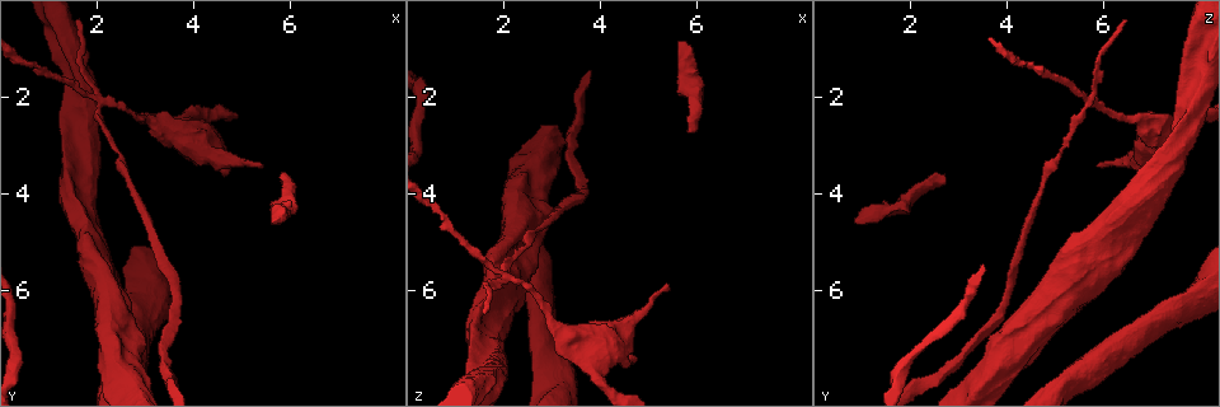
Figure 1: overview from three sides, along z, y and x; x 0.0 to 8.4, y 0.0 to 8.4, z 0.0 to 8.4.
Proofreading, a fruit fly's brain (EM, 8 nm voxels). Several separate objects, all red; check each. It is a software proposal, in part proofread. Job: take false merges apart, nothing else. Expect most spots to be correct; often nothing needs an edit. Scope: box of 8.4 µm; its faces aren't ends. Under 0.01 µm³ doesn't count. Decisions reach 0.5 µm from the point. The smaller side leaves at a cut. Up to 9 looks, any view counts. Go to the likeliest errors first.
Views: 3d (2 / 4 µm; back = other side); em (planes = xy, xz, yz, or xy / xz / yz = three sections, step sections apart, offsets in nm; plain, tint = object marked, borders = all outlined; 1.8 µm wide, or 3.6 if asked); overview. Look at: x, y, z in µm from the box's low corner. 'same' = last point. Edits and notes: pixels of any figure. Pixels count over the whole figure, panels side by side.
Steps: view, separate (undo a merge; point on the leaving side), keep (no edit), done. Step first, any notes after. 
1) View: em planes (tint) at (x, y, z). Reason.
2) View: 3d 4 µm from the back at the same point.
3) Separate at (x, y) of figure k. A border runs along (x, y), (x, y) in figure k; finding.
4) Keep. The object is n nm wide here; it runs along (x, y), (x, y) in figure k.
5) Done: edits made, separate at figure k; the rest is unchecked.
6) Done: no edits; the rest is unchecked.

View: em yz step 4 (tint) at (2.15, 2.15, 5.75). Looks like a crossing.

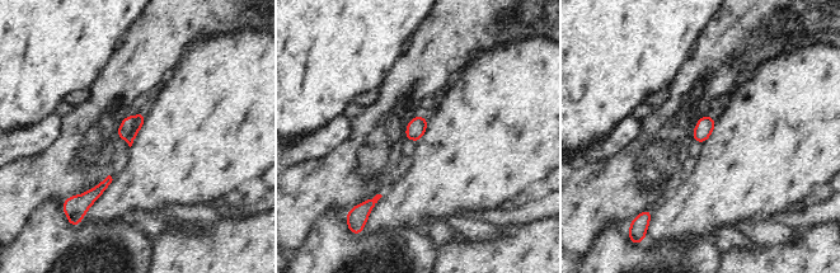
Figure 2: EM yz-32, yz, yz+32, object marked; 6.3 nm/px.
Separate at (127, 127) of figure 2. A border runs along (135, 117), (135, 130), (126, 139) in figure 2; two neurons meet here.

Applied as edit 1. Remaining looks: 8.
View: overview. Redraw.

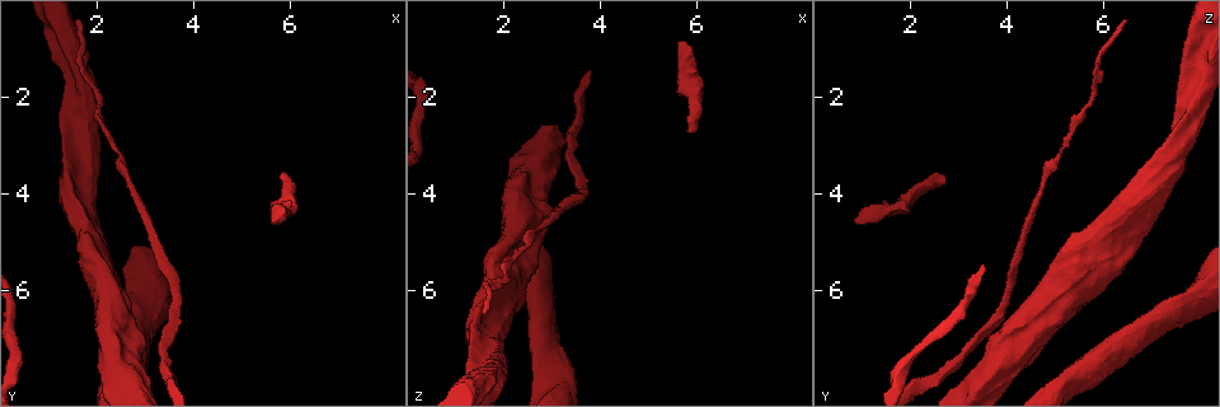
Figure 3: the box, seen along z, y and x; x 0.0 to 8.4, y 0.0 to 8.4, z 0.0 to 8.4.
View: 3d 2 µm at (1.45, 4.30, 6.50). Closes a loop.

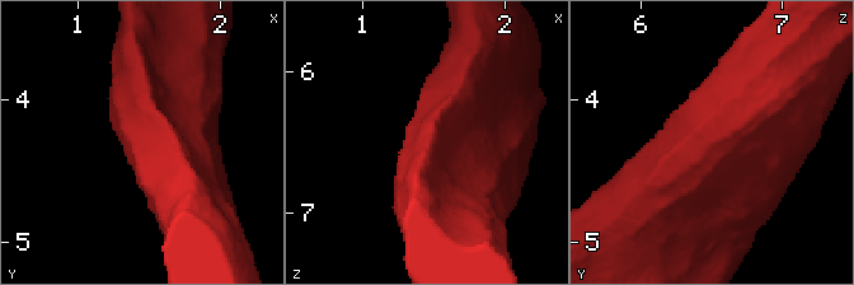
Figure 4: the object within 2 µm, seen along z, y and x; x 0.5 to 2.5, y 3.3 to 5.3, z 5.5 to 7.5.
View: em xz step 8 (tint) at (1.50, 4.28, 6.52). Shape alone is not enough.

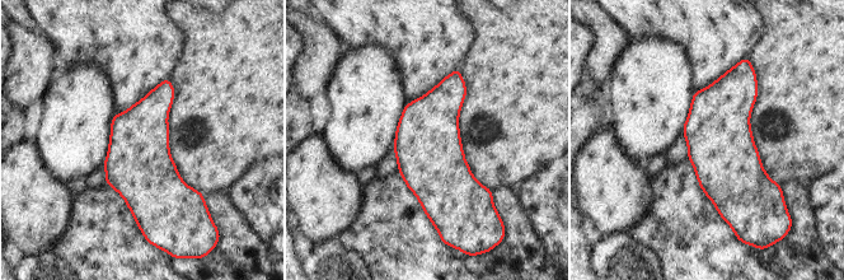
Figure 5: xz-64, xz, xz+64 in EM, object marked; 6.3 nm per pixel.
View: em planes (tint) at the same point. Another direction.

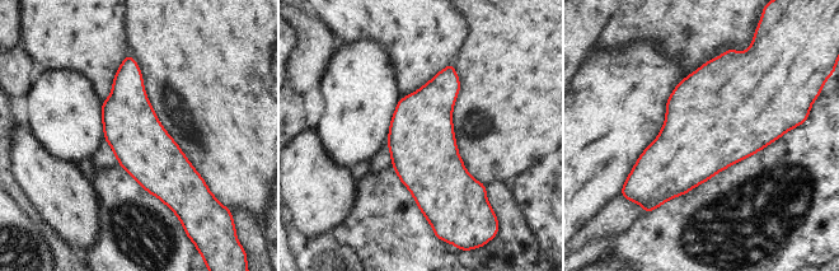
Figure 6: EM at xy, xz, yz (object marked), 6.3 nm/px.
Keep. It runs along (129, 60), (130, 125), (176, 200) in figure 6; continuous, no second neuron.

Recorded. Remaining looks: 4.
View: 3d 4 µm at (1.45, 0.95, 7.90). Thick turns thin.

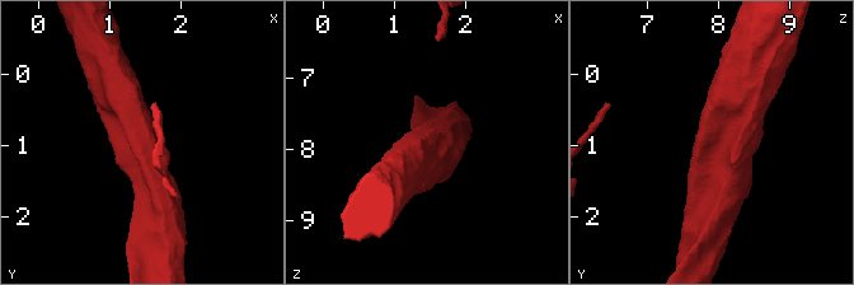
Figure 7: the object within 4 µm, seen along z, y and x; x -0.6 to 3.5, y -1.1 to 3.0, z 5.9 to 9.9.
View: em planes (plain) at (1.50, 1.00, 7.85).

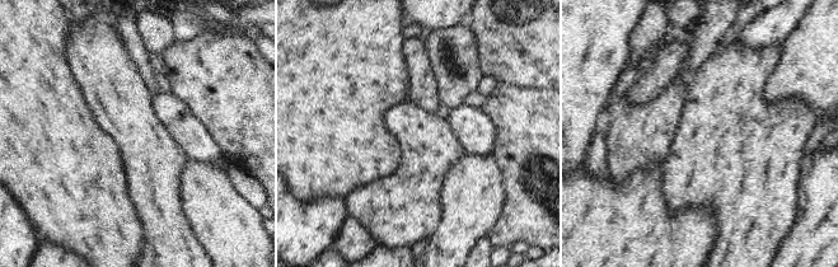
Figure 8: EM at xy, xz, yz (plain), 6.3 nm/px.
View: em planes (borders) at the same point. See the neighbours.

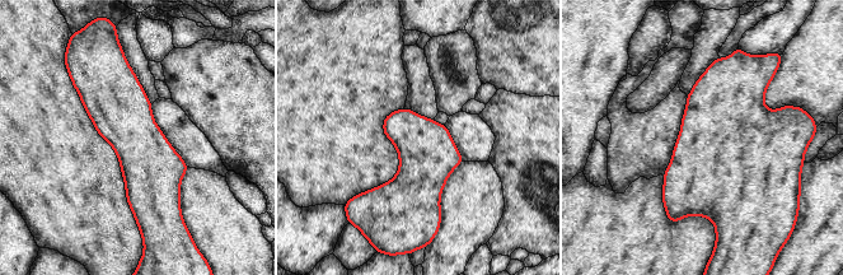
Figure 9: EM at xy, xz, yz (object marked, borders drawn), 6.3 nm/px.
Keep. All the same neuron.

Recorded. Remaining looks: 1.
Done: edits made, separate at figure 2; the rest is unchecked.

